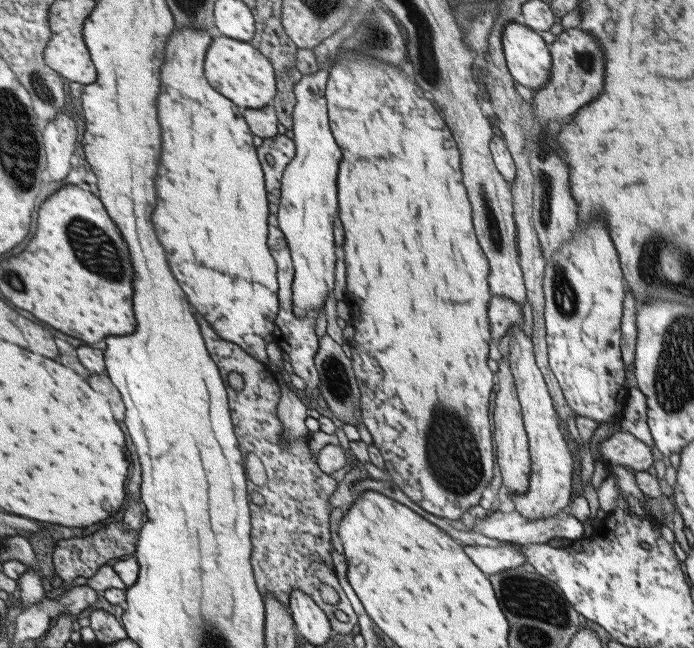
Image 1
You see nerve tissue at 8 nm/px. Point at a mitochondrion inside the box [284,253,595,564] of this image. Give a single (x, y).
(455, 461)

